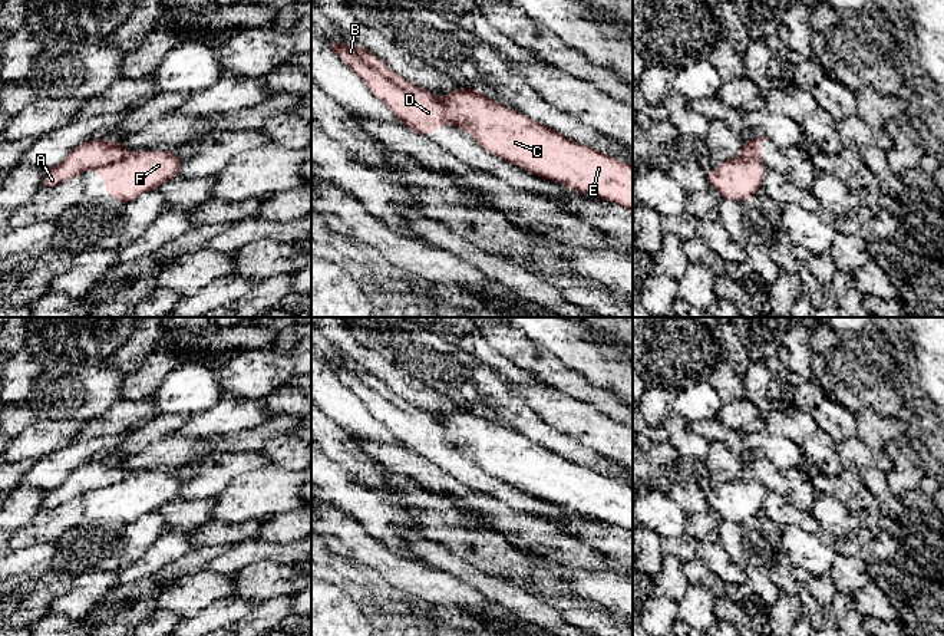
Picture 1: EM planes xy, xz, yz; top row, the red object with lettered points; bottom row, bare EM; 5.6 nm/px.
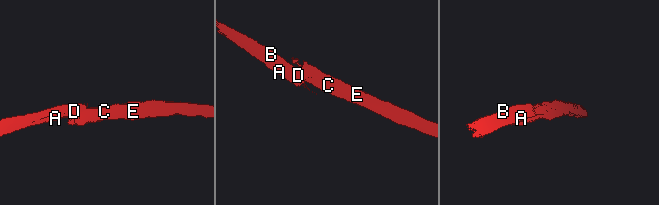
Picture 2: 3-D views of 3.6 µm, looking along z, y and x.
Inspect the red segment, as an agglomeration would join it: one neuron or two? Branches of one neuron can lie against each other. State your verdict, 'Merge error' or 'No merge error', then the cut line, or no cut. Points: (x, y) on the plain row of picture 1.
Merge error. Split along xy (126, 475), (96, 491)

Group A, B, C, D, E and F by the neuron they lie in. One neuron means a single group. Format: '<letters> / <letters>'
A B D / C E F

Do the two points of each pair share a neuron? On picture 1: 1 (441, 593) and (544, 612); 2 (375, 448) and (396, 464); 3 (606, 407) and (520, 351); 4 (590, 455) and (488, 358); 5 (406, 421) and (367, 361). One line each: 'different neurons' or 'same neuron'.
1: different neurons
2: same neuron
3: same neuron
4: different neurons
5: different neurons

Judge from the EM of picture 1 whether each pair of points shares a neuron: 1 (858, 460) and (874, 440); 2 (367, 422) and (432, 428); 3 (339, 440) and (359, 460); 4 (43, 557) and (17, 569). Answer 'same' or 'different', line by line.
1: different
2: different
3: same
4: same

